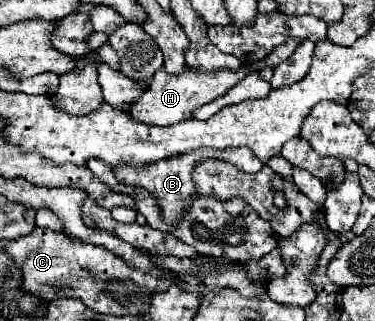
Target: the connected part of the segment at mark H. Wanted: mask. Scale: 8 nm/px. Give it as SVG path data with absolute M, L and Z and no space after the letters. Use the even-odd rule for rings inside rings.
M289 39L285 45L275 47L275 49L269 53L267 59L257 61L257 63L253 63L253 65L243 65L237 73L223 69L223 71L217 71L217 73L213 73L213 75L205 75L205 73L193 73L191 69L187 69L187 71L181 73L181 75L169 75L169 73L165 73L163 69L159 69L159 71L155 73L149 89L131 105L129 115L131 115L135 121L145 123L145 125L175 125L175 123L187 121L187 119L193 117L195 109L199 109L201 105L213 101L215 97L221 97L221 95L227 93L235 83L239 83L249 69L257 69L257 71L259 71L259 69L263 69L263 67L267 67L267 65L269 65L269 67L277 67L281 61L285 61L285 59L295 51L295 47L297 47L299 43L301 43L299 39Z

